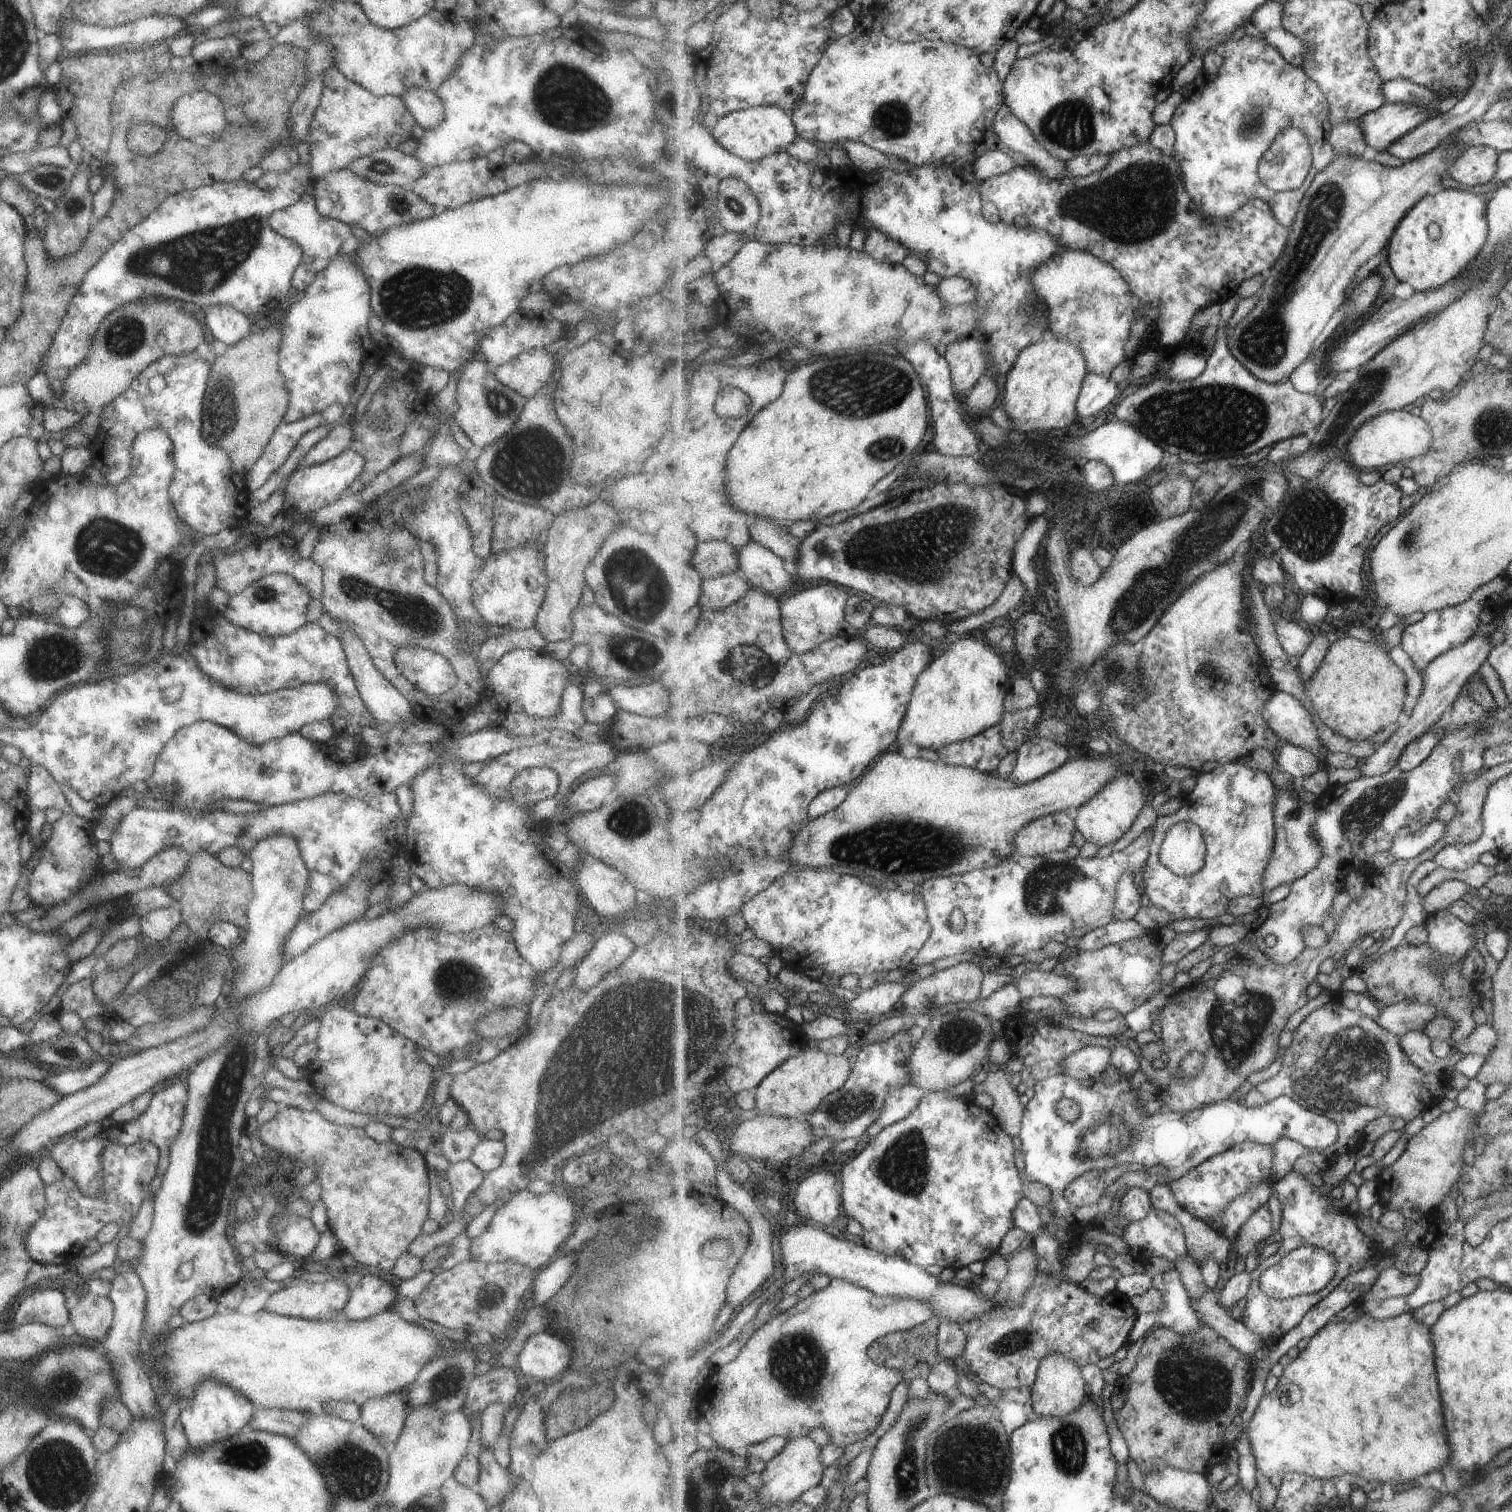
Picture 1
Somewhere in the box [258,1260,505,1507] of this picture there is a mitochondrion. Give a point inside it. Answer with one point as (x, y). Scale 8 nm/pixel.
(356, 1473)

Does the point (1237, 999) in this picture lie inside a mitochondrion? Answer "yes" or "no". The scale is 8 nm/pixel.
yes

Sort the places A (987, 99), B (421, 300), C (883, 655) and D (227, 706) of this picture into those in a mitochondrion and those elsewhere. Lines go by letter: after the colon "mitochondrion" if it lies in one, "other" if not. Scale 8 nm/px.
A: other
B: mitochondrion
C: other
D: other

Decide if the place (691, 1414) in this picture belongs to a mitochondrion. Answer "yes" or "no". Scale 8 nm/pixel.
no

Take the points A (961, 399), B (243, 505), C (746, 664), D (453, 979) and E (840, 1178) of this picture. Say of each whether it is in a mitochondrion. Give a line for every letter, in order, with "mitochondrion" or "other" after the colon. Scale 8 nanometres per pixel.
A: other
B: other
C: mitochondrion
D: mitochondrion
E: other

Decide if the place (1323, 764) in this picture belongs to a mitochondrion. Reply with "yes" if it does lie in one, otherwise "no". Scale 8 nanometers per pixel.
no

